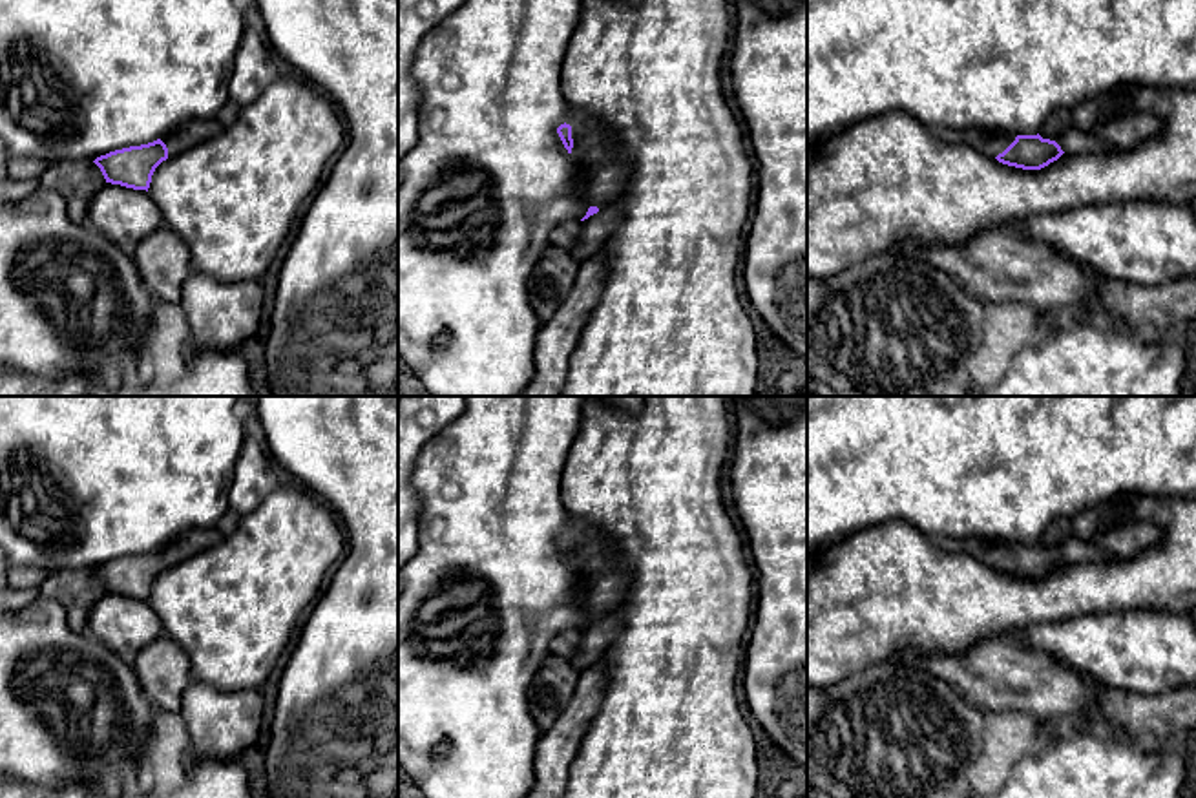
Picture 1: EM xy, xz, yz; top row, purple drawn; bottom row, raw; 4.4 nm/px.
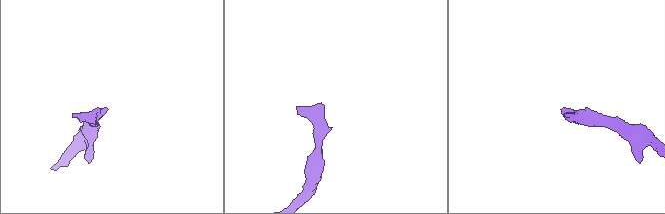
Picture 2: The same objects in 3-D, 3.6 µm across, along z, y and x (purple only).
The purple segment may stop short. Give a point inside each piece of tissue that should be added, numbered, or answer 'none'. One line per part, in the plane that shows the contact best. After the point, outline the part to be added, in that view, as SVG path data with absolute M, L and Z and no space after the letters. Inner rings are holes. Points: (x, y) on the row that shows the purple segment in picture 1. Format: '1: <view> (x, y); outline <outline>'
1: xz (601, 165); outline M573 117L566 124L572 126L572 159L582 197L588 206L601 210L621 195L630 175L630 163L619 137L603 122Z

